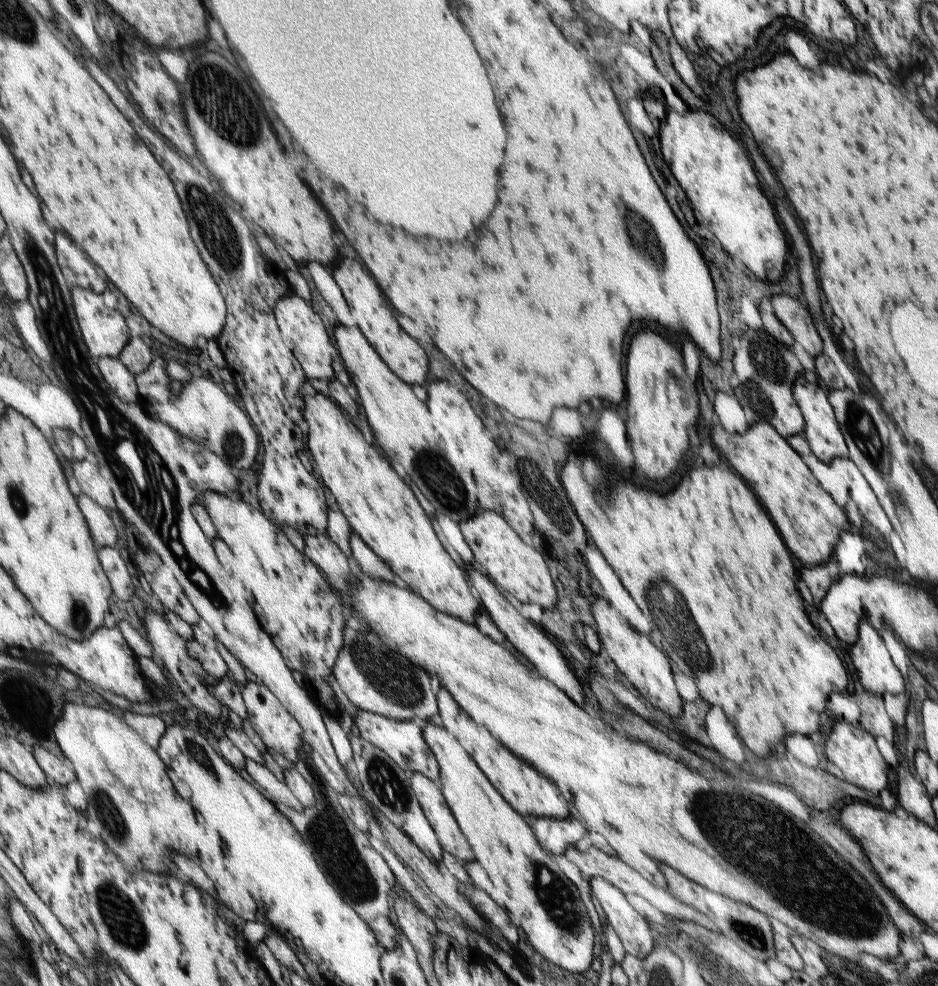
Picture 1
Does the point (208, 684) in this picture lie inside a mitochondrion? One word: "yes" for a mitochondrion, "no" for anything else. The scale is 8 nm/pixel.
no

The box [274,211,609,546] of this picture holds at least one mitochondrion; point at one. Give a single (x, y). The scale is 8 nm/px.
(443, 483)

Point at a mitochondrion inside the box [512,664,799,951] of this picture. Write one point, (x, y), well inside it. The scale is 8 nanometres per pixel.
(558, 900)

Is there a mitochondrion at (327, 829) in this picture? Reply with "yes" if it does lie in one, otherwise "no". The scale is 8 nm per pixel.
yes

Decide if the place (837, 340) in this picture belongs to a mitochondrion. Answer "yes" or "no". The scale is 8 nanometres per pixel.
no

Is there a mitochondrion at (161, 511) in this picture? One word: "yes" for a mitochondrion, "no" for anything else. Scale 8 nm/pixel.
yes

